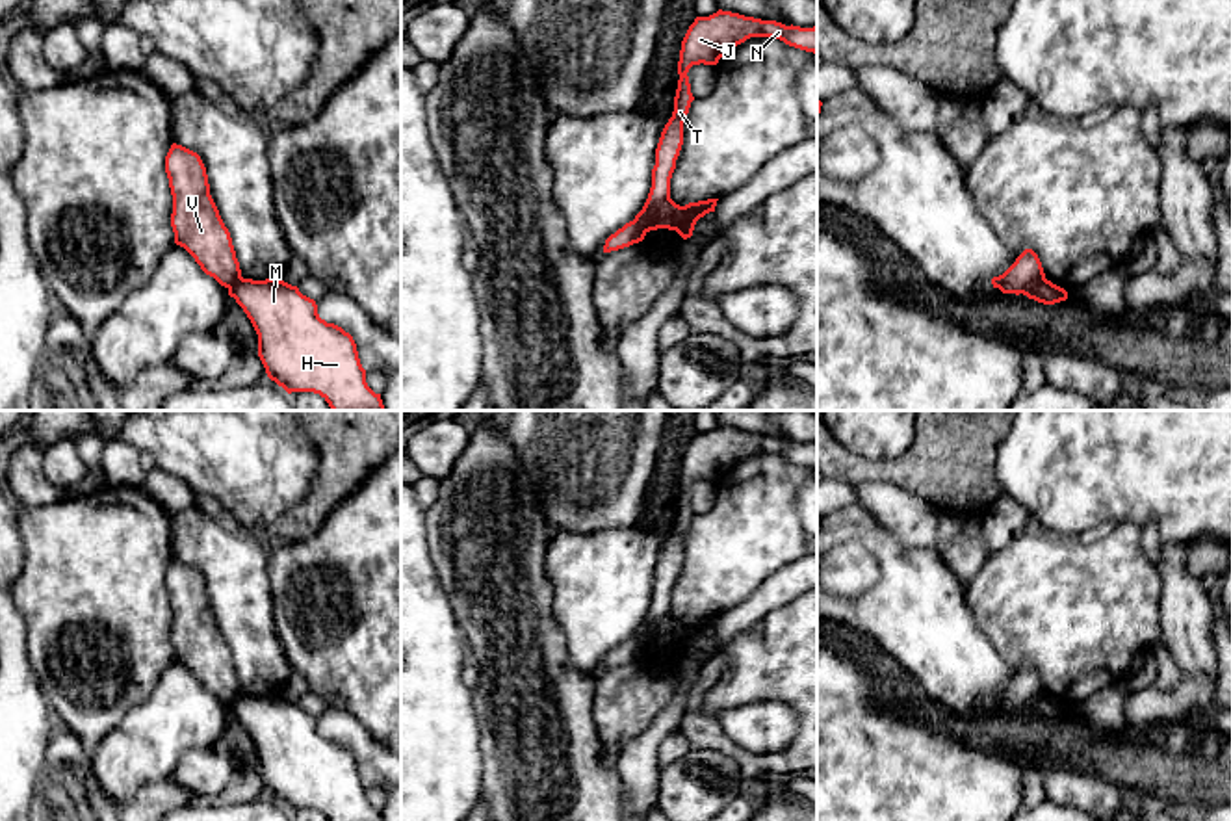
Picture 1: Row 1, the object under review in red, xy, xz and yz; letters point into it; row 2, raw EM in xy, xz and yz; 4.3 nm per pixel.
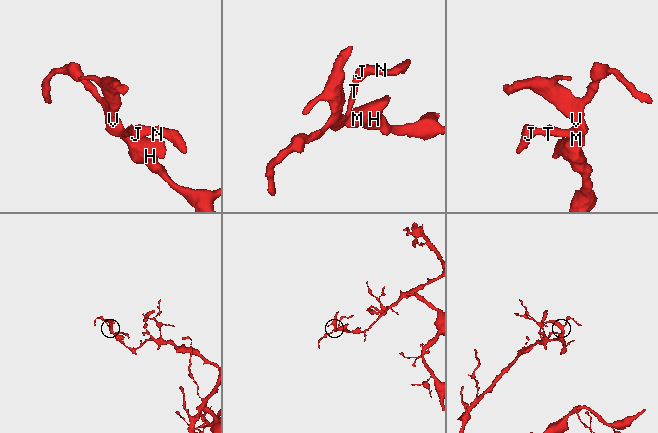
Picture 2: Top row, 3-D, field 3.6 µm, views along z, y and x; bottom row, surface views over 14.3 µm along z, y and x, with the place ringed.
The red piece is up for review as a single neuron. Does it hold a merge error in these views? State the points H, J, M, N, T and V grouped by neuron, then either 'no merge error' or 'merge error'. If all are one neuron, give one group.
H M / J N T V | merge error

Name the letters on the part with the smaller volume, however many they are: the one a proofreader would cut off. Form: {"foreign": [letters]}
{"foreign": ["J", "N", "T", "V"]}

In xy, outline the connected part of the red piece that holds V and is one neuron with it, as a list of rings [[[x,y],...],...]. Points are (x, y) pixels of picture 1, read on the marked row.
[[[173,143],[165,156],[165,173],[173,195],[175,243],[184,247],[206,275],[230,288],[241,279],[241,269],[230,232],[210,195],[201,156]]]

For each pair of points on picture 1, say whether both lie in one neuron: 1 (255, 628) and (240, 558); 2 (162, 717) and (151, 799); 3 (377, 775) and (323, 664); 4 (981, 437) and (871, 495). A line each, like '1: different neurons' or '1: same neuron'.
1: same neuron
2: different neurons
3: different neurons
4: different neurons

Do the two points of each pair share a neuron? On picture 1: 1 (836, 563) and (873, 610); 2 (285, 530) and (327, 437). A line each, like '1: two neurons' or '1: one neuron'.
1: two neurons
2: one neuron

